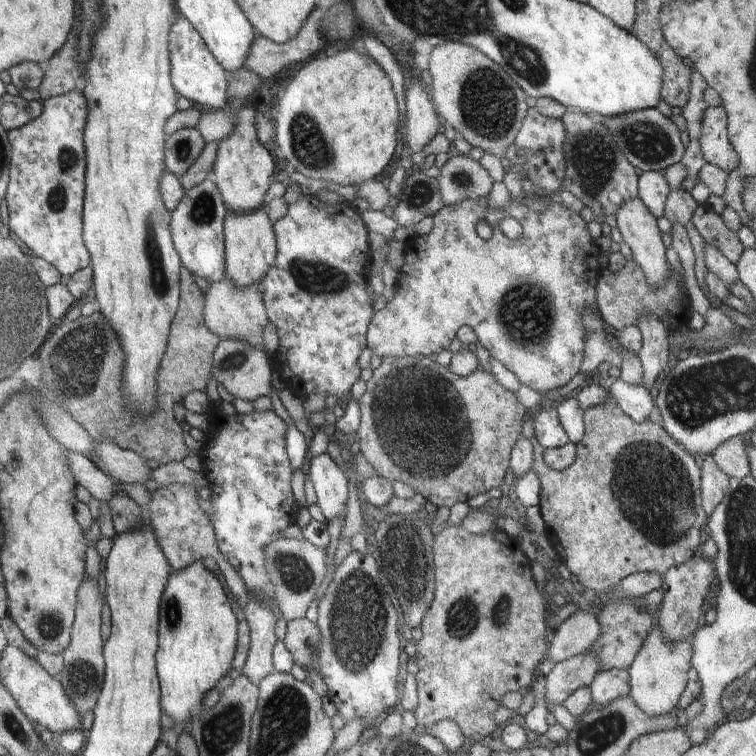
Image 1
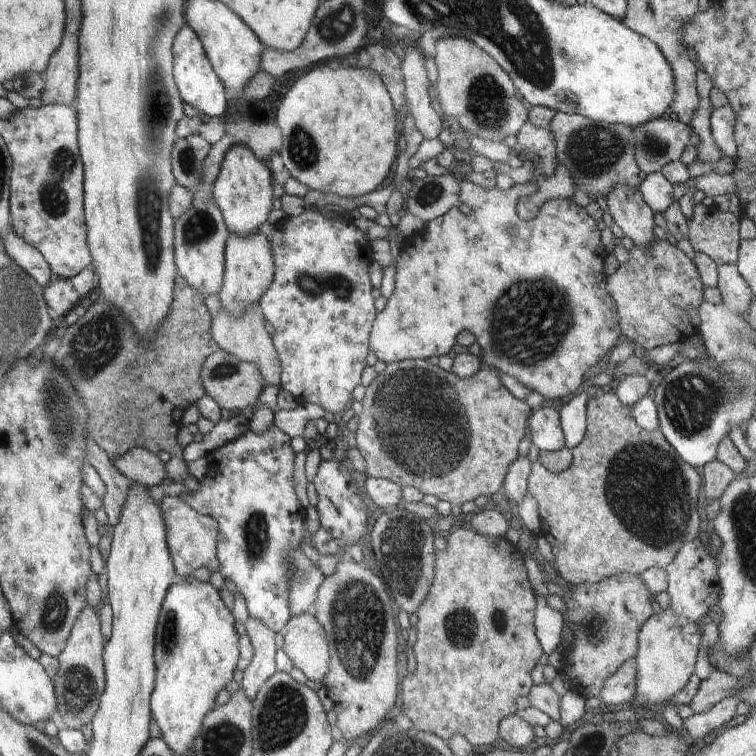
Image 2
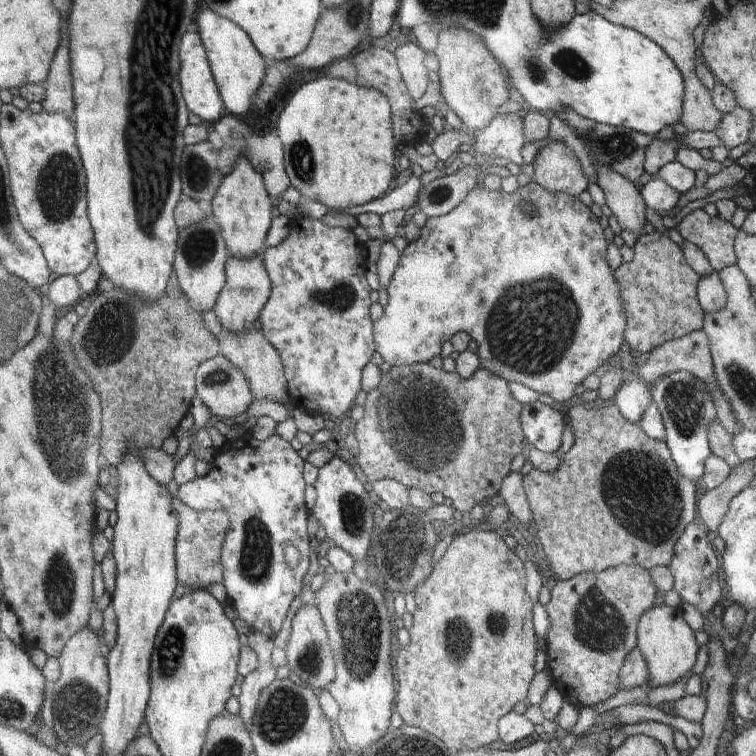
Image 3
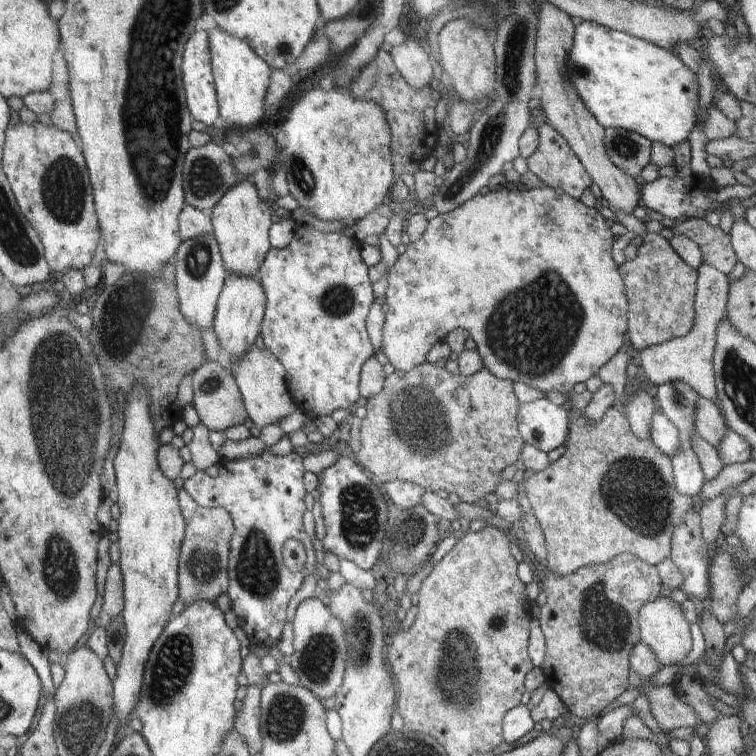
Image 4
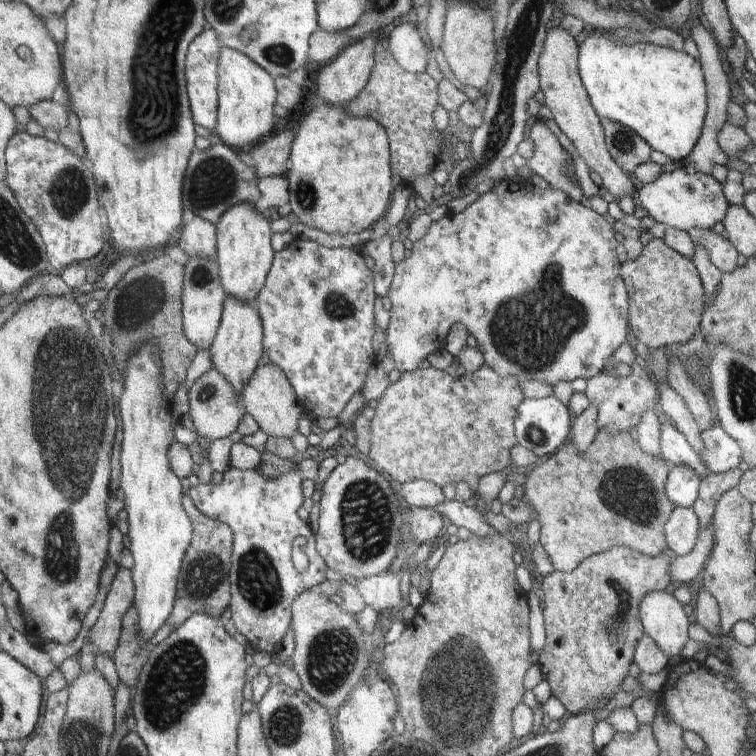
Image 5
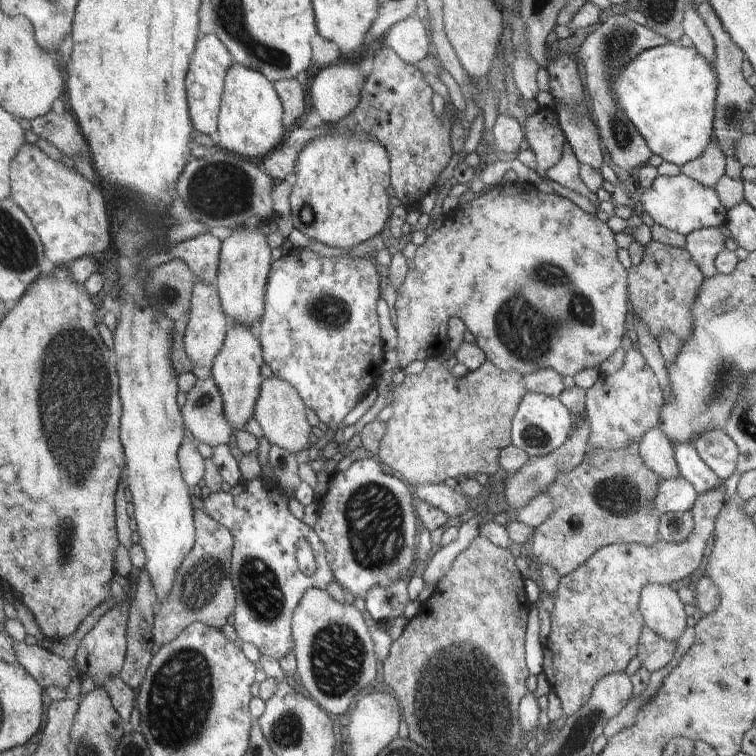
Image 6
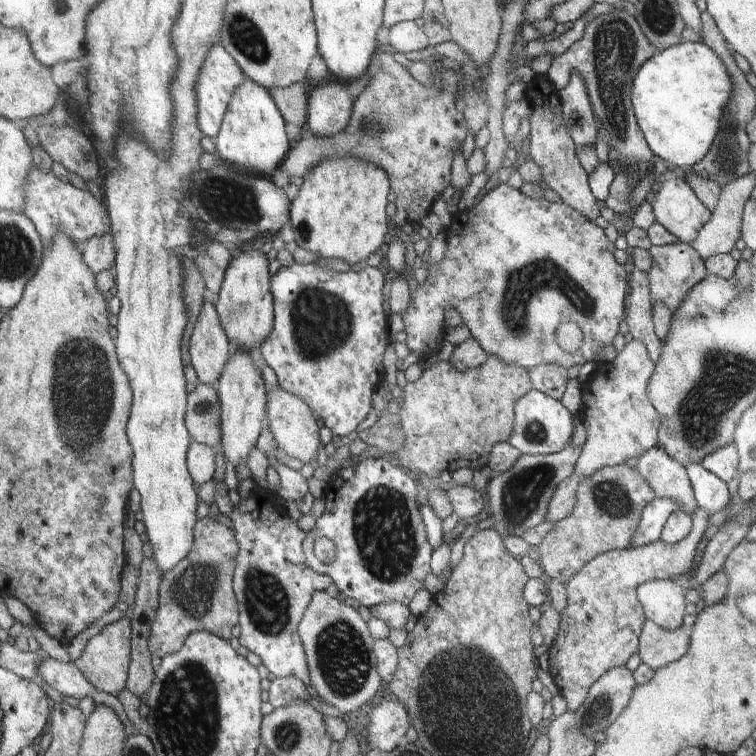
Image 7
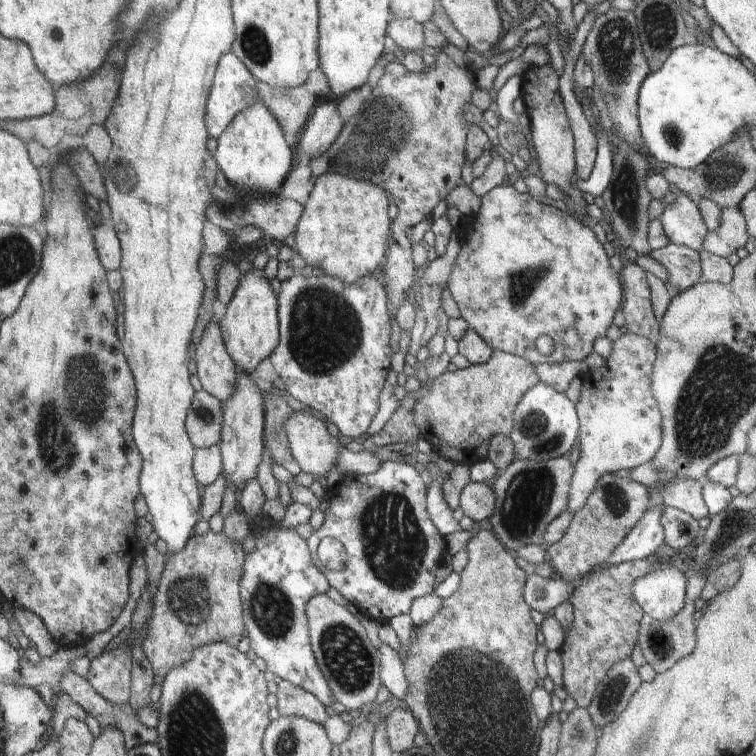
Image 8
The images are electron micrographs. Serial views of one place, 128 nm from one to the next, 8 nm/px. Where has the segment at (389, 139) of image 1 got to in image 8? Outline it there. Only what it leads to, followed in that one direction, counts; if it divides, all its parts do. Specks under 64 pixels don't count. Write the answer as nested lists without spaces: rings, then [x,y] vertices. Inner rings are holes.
[[[326,173],[315,180],[295,232],[296,252],[324,275],[356,283],[382,262],[391,238],[388,198],[376,185],[353,179],[348,173]]]

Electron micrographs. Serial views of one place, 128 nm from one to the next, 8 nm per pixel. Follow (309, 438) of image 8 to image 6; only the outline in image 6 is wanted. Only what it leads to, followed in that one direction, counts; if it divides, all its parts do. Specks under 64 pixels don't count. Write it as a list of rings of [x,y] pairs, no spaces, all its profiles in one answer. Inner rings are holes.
[[[274,374],[262,380],[260,394],[258,394],[258,400],[254,404],[253,418],[260,424],[264,437],[271,444],[276,444],[292,454],[298,454],[300,450],[310,448],[309,436],[312,427],[307,422],[305,412],[306,404],[302,402],[298,392],[286,380],[278,378]]]

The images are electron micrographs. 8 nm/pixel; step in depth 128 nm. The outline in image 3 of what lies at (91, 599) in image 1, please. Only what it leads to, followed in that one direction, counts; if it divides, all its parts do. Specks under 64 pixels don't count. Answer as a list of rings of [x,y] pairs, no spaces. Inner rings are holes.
[[[86,624],[66,642],[58,658],[60,677],[56,683],[50,685],[49,691],[53,698],[53,732],[64,744],[84,747],[84,744],[100,731],[100,720],[106,711],[108,699],[109,676],[98,636],[99,634],[90,630],[90,626]]]

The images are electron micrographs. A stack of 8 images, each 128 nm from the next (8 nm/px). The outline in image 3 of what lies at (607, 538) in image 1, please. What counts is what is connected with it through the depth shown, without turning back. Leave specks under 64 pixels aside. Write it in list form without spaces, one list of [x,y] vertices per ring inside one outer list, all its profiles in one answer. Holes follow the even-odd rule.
[[[611,401],[593,402],[583,406],[572,406],[568,410],[566,416],[567,422],[574,430],[574,446],[568,450],[568,453],[563,456],[560,462],[560,468],[556,472],[544,473],[538,470],[531,470],[523,478],[523,488],[526,492],[529,510],[533,515],[533,520],[536,522],[537,536],[535,543],[537,544],[537,556],[542,561],[547,570],[550,579],[559,579],[562,581],[569,580],[580,574],[588,574],[588,572],[604,572],[608,568],[616,568],[616,566],[640,566],[644,570],[650,571],[656,566],[664,566],[666,568],[671,564],[674,557],[676,542],[684,533],[688,524],[694,523],[697,518],[696,496],[698,495],[699,485],[690,482],[688,478],[684,478],[678,472],[678,464],[672,459],[669,447],[662,440],[649,438],[638,424],[626,420],[620,413],[620,410]]]

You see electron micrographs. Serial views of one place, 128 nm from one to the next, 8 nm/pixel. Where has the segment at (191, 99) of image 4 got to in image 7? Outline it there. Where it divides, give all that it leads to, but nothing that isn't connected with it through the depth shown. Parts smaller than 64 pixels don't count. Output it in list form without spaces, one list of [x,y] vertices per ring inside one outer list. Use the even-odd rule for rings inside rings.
[[[221,44],[211,48],[197,82],[197,123],[204,136],[210,136],[212,139],[218,136],[223,116],[228,110],[232,95],[246,79],[247,76],[243,70]]]

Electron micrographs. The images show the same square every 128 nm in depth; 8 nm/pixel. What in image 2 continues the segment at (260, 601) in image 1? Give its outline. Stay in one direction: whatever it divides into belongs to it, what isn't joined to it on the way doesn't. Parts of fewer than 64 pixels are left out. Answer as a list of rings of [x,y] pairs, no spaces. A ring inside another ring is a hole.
[[[252,616],[246,620],[245,626],[253,647],[253,658],[250,660],[250,665],[243,671],[241,690],[248,700],[254,701],[266,680],[278,672],[275,662],[276,633],[270,630],[262,620]]]

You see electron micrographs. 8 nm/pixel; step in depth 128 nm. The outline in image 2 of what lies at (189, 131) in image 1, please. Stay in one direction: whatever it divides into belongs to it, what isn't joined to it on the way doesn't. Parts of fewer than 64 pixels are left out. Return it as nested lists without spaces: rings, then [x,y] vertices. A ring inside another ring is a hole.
[[[192,134],[187,138],[178,138],[172,148],[171,166],[177,184],[191,191],[202,189],[197,185],[202,178],[204,160],[210,152],[211,145],[201,135]]]

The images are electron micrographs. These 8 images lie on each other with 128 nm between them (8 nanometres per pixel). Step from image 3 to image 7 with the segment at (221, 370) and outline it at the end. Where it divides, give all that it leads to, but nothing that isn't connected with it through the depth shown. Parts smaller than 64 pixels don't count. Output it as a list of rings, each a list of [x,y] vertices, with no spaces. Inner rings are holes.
[[[197,383],[196,389],[187,394],[187,407],[185,414],[185,425],[190,436],[197,443],[218,448],[221,444],[221,406],[217,390],[211,386]]]

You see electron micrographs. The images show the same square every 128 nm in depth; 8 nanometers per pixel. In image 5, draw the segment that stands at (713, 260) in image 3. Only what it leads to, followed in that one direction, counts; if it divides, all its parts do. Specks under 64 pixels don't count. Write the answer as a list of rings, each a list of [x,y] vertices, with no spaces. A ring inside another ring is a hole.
[[[690,228],[687,234],[695,244],[700,244],[708,252],[709,260],[720,272],[724,274],[736,270],[739,254],[728,239],[716,234],[713,228]]]

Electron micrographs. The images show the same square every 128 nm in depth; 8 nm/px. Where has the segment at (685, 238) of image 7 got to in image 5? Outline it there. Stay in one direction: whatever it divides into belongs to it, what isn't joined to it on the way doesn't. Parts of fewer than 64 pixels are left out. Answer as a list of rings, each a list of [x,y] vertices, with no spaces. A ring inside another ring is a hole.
[[[691,163],[674,172],[660,174],[657,180],[642,186],[638,190],[638,202],[656,223],[686,232],[690,228],[713,228],[718,222],[722,223],[729,208],[722,185],[714,176],[704,176],[704,172],[696,170]]]

